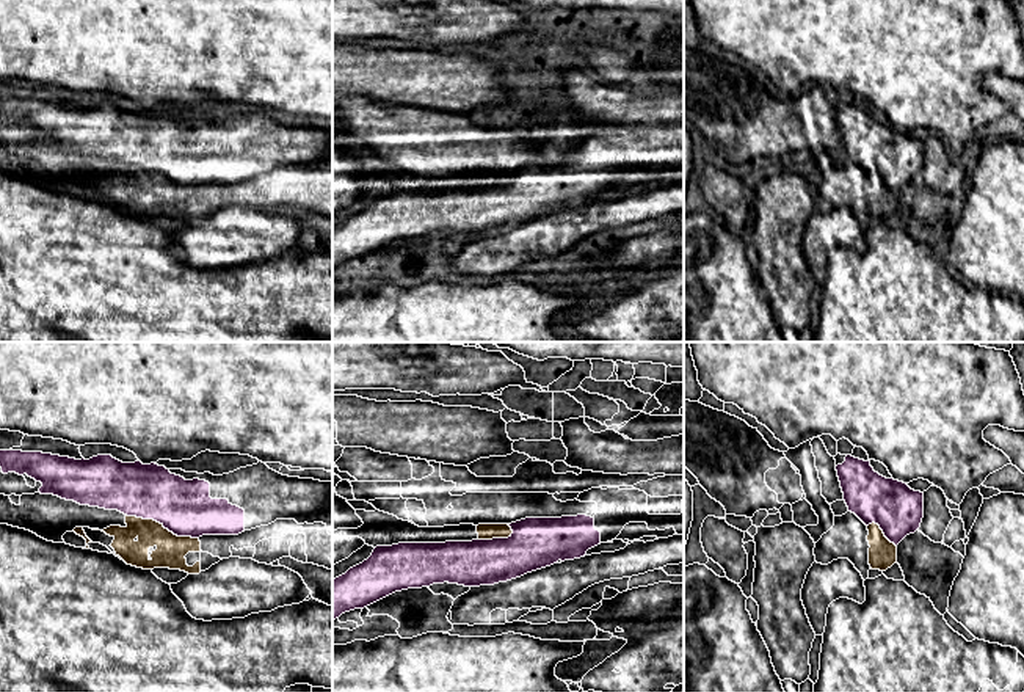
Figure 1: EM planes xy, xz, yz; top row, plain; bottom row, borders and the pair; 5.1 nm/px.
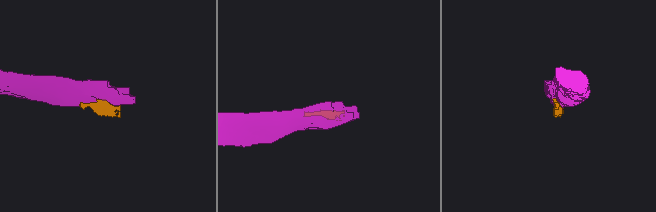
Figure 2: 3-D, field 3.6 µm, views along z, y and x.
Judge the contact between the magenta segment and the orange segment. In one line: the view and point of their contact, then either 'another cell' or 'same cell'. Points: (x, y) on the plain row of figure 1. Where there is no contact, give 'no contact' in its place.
xy (162, 171) | another cell

